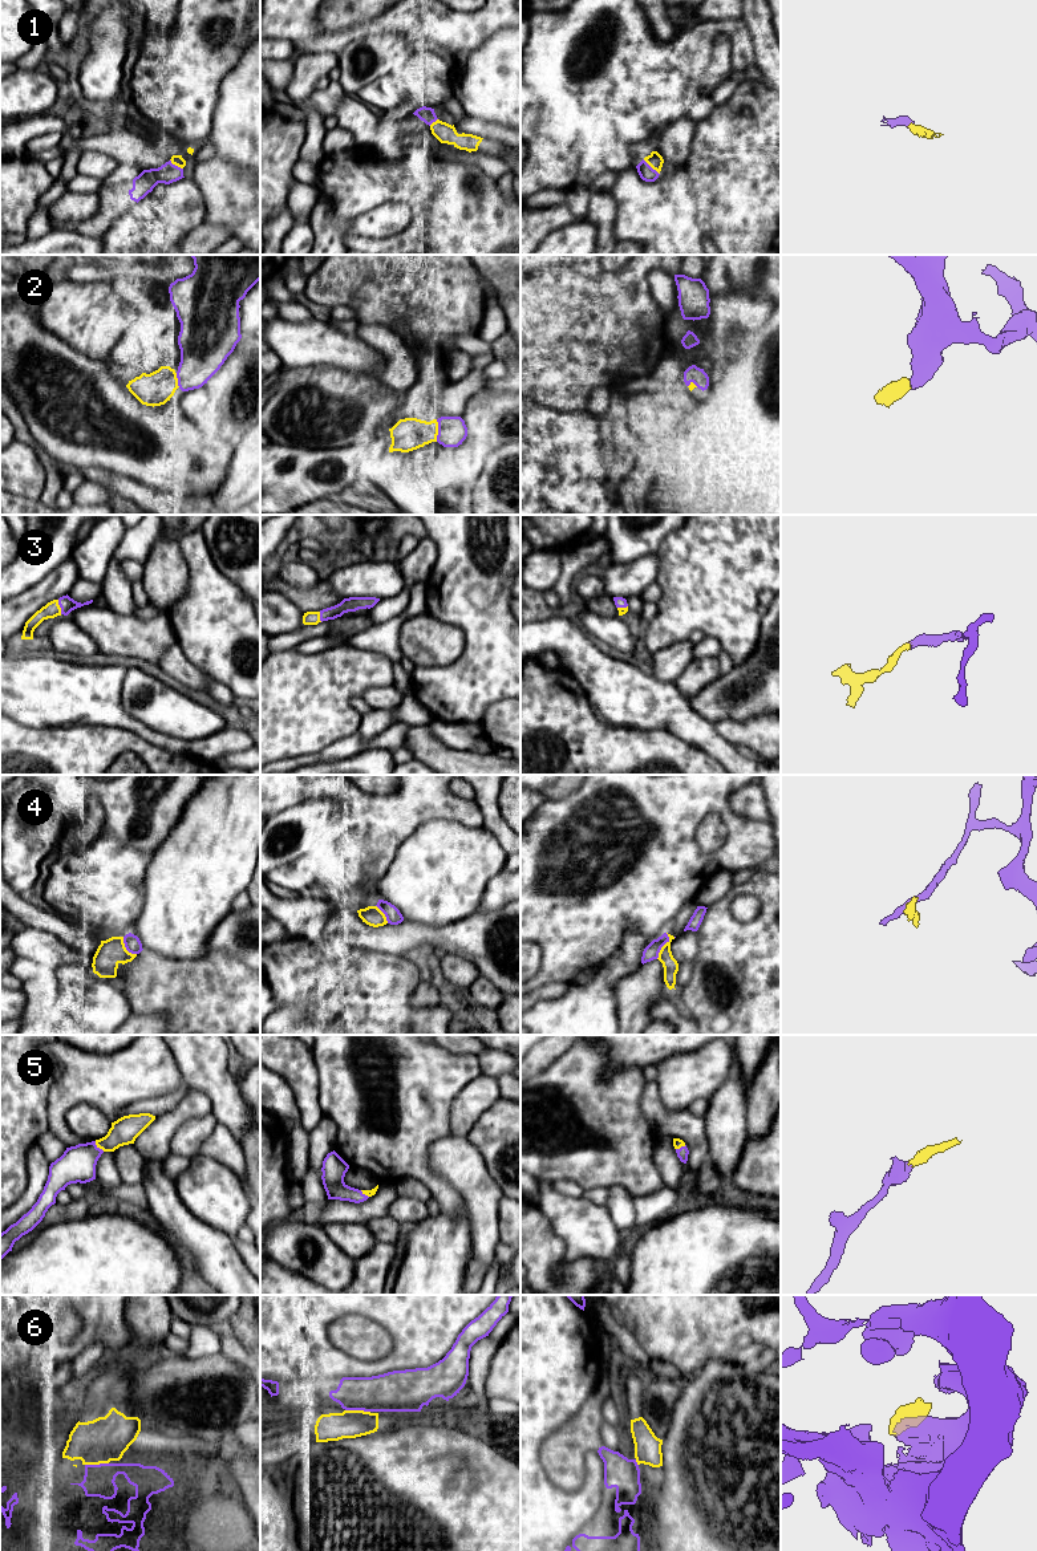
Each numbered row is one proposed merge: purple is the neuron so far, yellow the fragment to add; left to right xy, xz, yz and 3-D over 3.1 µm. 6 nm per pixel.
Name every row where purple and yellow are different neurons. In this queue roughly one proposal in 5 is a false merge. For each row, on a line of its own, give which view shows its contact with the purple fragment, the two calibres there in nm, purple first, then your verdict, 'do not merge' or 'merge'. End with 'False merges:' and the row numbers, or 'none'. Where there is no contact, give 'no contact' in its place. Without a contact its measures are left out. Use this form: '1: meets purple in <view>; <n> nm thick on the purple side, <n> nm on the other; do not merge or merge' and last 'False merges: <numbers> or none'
1: meets purple in yz; 90 nm thick on the purple side, 90 nm on the other; merge
2: meets purple in xz; 180 nm thick on the purple side, 200 nm on the other; merge
3: meets purple in xy; 90 nm thick on the purple side, 100 nm on the other; merge
4: meets purple in yz; 90 nm thick on the purple side, 90 nm on the other; do not merge
5: meets purple in xy; 220 nm thick on the purple side, 160 nm on the other; merge
6: meets purple in xz; 240 nm thick on the purple side, 170 nm on the other; do not merge
False merges: 4, 6

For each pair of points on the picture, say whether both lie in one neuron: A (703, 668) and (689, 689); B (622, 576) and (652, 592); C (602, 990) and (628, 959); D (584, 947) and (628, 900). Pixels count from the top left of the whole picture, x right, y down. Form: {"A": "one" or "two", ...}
{"A": "one", "B": "two", "C": "one", "D": "one"}

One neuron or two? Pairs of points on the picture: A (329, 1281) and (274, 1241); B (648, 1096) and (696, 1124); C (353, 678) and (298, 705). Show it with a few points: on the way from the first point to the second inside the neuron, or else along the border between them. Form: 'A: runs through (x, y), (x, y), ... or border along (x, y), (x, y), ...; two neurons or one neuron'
A: runs through (324, 1259), (323, 1245), (314, 1234), (295, 1239); one neuron
B: runs through (657, 1108), (673, 1124), (684, 1124); one neuron
C: runs through (340, 678), (329, 679), (311, 694); one neuron

